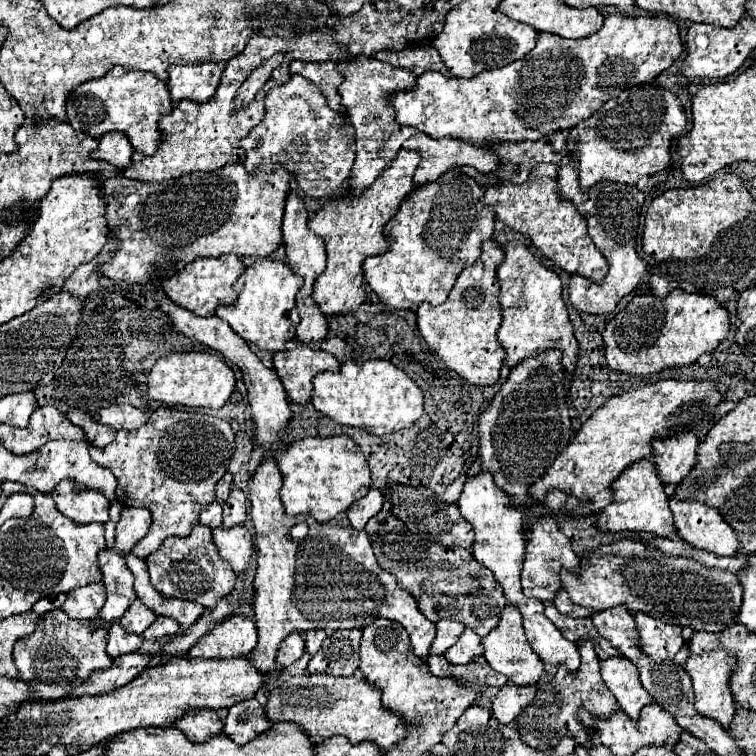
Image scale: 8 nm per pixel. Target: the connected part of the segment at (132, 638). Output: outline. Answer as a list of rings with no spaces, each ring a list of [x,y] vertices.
[[[118,621],[110,625],[110,629],[108,629],[108,647],[106,647],[110,657],[134,653],[140,645],[142,645],[142,637],[138,637],[134,633],[126,633],[126,629]]]

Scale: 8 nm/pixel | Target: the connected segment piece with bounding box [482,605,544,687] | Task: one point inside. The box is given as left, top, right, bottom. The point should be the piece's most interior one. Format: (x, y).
(506, 649)

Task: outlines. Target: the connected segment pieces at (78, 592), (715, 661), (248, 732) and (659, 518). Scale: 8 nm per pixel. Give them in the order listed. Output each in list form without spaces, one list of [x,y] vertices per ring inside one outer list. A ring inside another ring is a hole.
[[[90,583],[86,587],[78,587],[68,593],[66,603],[62,609],[72,617],[72,619],[88,619],[92,623],[108,627],[108,623],[100,621],[96,617],[98,609],[104,605],[104,587],[102,583]]]
[[[726,649],[708,651],[698,657],[688,657],[686,661],[686,671],[692,677],[692,687],[694,687],[696,711],[700,715],[708,715],[716,719],[724,727],[732,723],[732,715],[734,715],[734,697],[730,691],[730,675],[734,673],[734,667],[736,667],[736,659]]]
[[[248,699],[230,707],[224,721],[224,733],[238,745],[248,743],[256,735],[264,733],[272,723],[264,717],[264,709],[256,699]]]
[[[642,459],[632,463],[618,479],[612,483],[614,501],[598,513],[598,529],[600,531],[644,531],[658,537],[676,537],[678,531],[672,523],[672,513],[668,509],[668,495],[664,491],[664,483],[656,471],[656,465],[650,459]]]

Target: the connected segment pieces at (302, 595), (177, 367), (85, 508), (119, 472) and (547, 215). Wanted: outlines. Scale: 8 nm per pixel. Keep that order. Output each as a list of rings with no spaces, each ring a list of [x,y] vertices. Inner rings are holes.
[[[262,461],[254,475],[250,477],[248,489],[250,489],[250,517],[256,529],[256,559],[258,559],[258,569],[256,569],[256,579],[254,579],[254,619],[258,619],[258,645],[254,653],[248,657],[254,661],[256,669],[262,673],[272,673],[276,675],[280,667],[276,665],[276,651],[278,645],[286,639],[290,631],[310,631],[310,629],[364,629],[366,625],[374,623],[374,619],[384,617],[390,621],[398,621],[410,635],[412,649],[418,657],[428,655],[428,647],[436,637],[436,627],[432,621],[428,621],[416,607],[414,597],[402,587],[398,587],[394,575],[378,567],[378,561],[374,559],[370,539],[364,531],[356,531],[350,527],[350,521],[346,513],[340,513],[328,523],[318,523],[312,517],[290,517],[284,511],[284,505],[280,501],[280,485],[282,485],[282,475],[278,471],[278,465],[274,461]],[[296,523],[308,523],[310,531],[304,539],[292,539],[290,529]]]
[[[168,353],[160,357],[150,371],[148,377],[148,395],[156,401],[162,401],[170,407],[204,407],[204,409],[220,409],[232,395],[236,385],[234,371],[226,365],[226,361],[218,359],[210,353]]]
[[[60,483],[52,491],[52,499],[62,515],[72,519],[74,523],[106,523],[110,501],[98,491],[72,491],[70,483]]]
[[[158,407],[152,411],[150,419],[146,425],[142,425],[136,431],[118,431],[116,439],[104,447],[90,447],[90,457],[110,469],[114,477],[118,479],[118,491],[116,499],[122,505],[134,505],[134,507],[148,507],[152,511],[152,527],[140,543],[134,547],[134,555],[140,559],[146,559],[150,553],[154,553],[164,539],[168,537],[186,537],[198,525],[198,515],[200,509],[208,503],[212,503],[214,497],[214,485],[220,481],[220,477],[226,473],[228,457],[232,451],[232,441],[234,441],[234,431],[230,429],[230,423],[206,413],[196,413],[196,411],[178,411],[170,407]]]
[[[542,163],[536,165],[528,177],[528,181],[524,185],[500,185],[500,187],[488,187],[484,193],[484,203],[488,203],[496,217],[500,221],[504,221],[504,225],[508,225],[514,231],[526,233],[532,243],[538,247],[538,251],[552,259],[554,265],[558,265],[560,269],[564,269],[566,273],[580,273],[586,279],[598,283],[606,277],[608,271],[608,263],[606,259],[600,255],[600,251],[596,249],[594,241],[588,235],[588,227],[586,227],[586,217],[578,213],[578,209],[566,201],[560,191],[558,191],[558,171],[560,171],[562,163]]]

